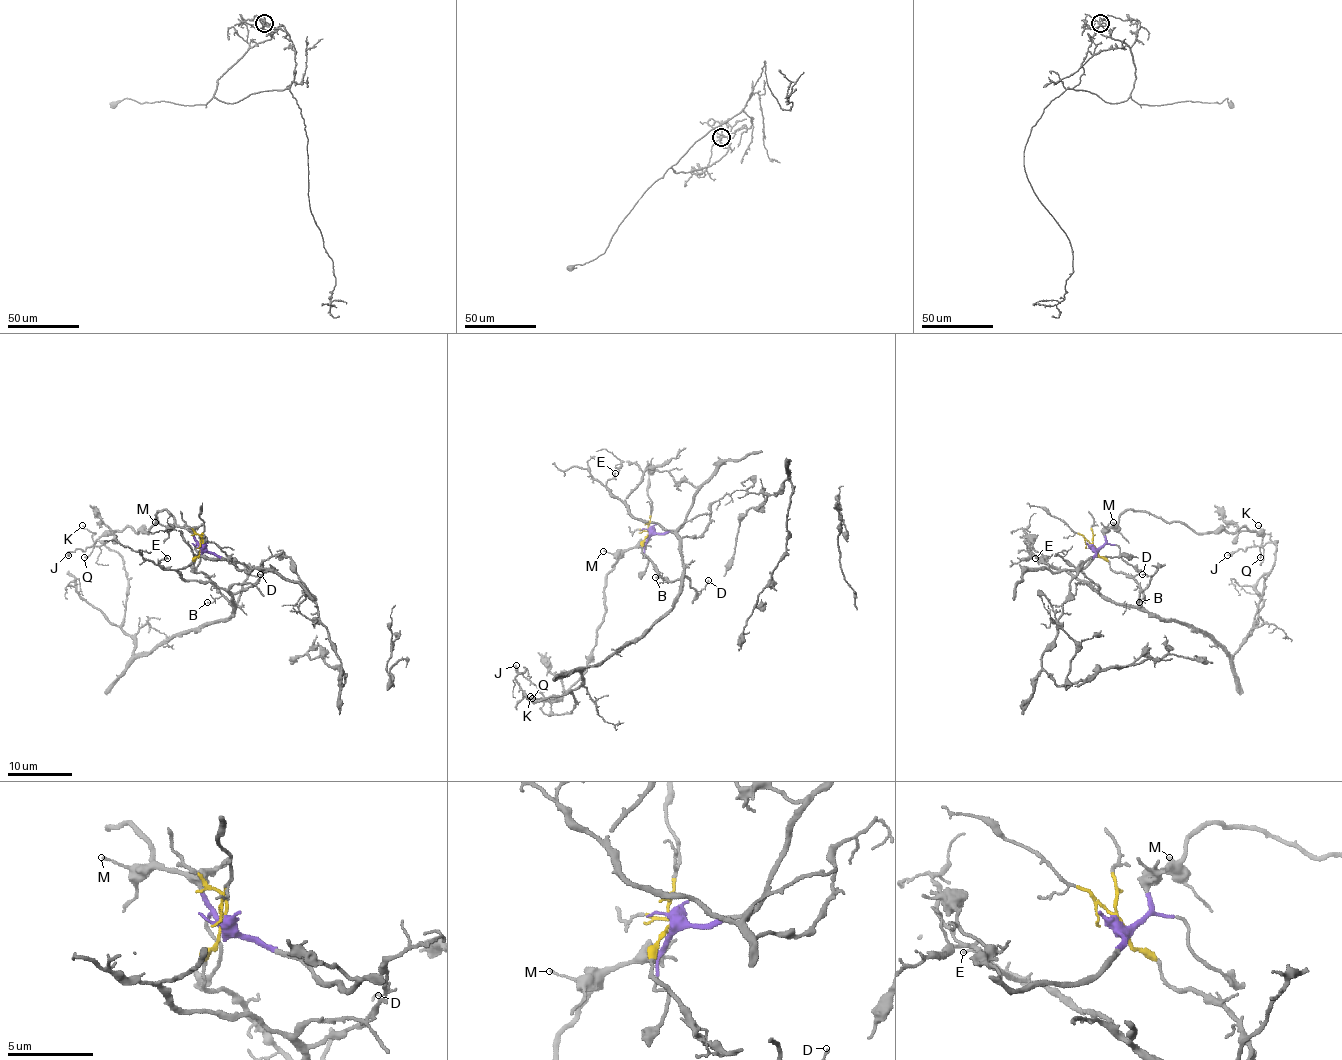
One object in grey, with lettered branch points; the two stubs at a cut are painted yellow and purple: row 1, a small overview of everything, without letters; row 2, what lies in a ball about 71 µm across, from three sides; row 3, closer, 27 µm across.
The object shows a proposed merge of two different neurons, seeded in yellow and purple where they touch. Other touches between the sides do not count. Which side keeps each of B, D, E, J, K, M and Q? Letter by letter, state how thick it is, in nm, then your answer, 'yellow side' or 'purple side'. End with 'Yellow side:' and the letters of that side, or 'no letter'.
B: calibre 120 nm; yellow side
D: calibre 90 nm; yellow side
E: calibre 160 nm; yellow side
J: calibre 320 nm; yellow side
K: calibre 100 nm; yellow side
M: calibre 120 nm; purple side
Q: calibre 150 nm; purple side
Yellow side: B, D, E, J, K

